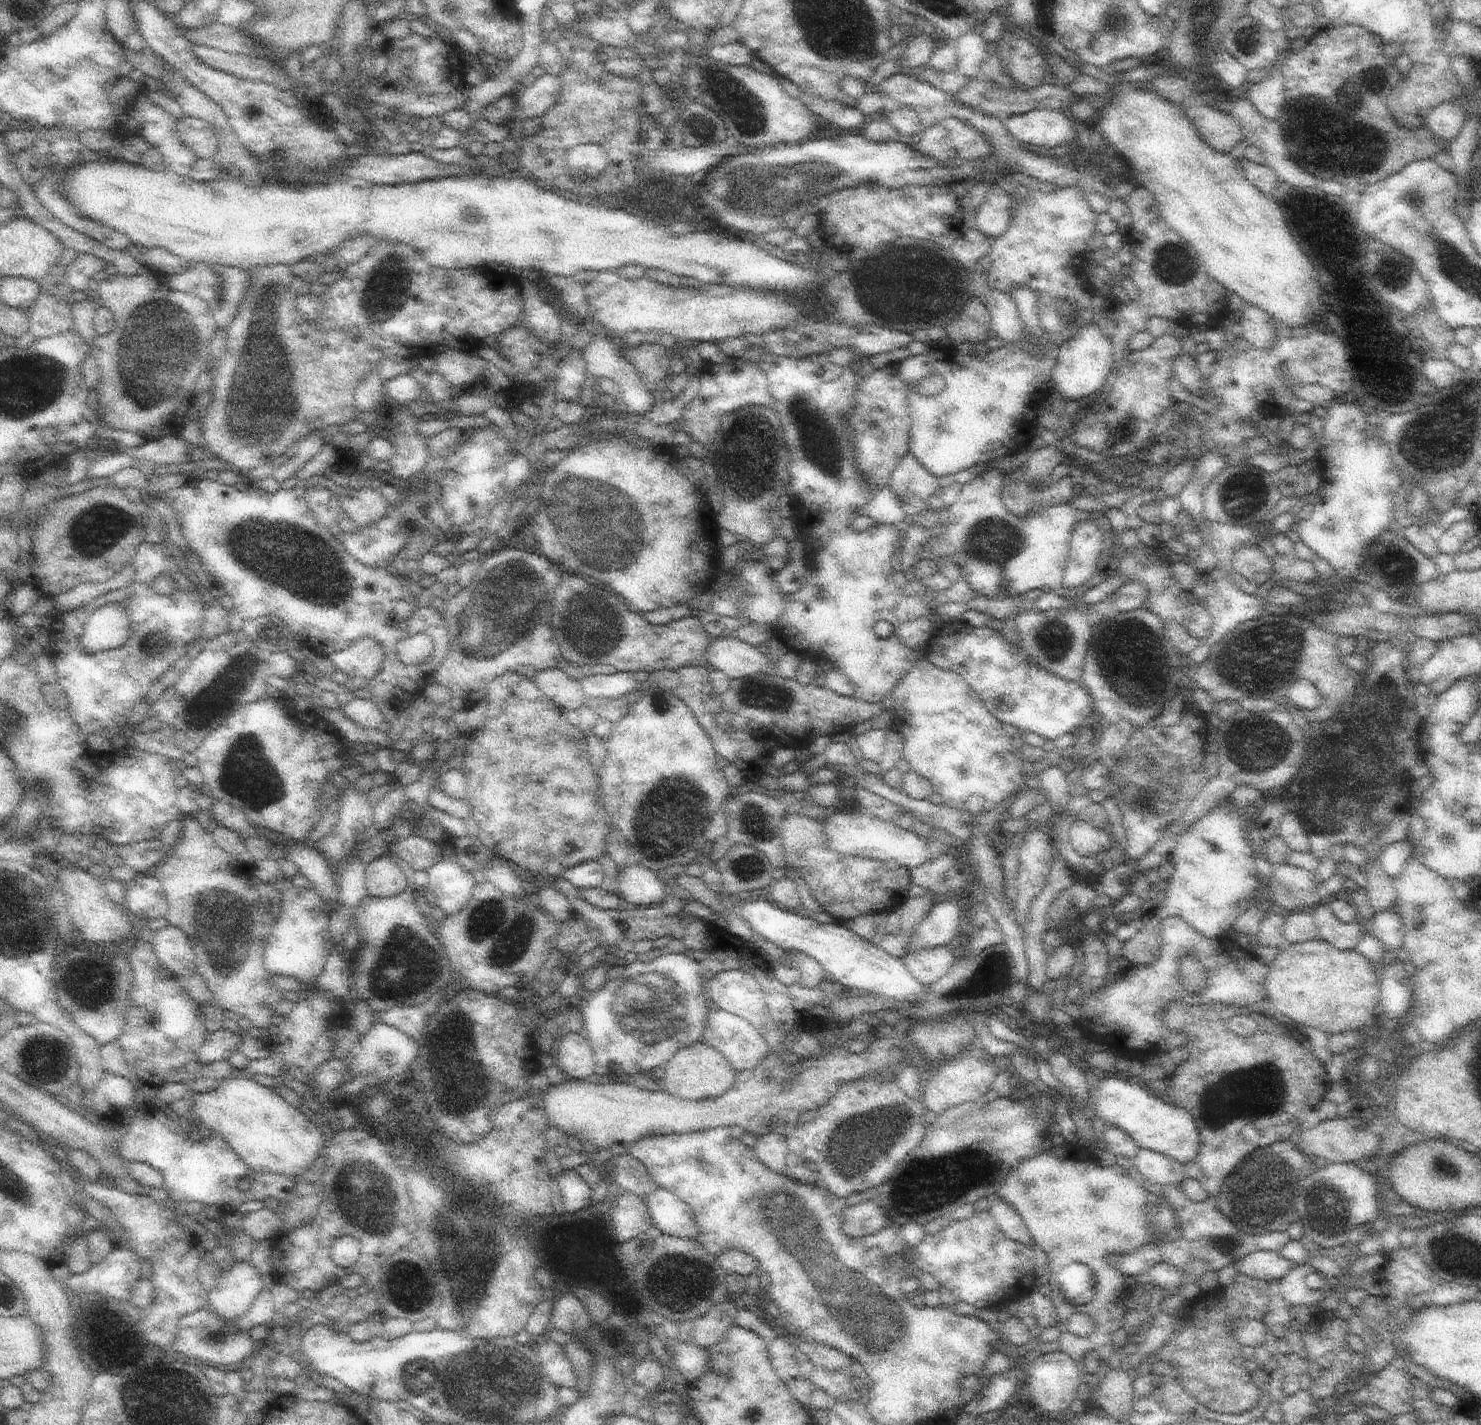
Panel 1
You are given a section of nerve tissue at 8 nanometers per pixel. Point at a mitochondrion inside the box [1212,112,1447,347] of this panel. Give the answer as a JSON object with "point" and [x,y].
{"point":[1392,269]}

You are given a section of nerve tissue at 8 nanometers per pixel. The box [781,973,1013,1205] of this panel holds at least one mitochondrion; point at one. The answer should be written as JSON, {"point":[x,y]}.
{"point":[873,1138]}

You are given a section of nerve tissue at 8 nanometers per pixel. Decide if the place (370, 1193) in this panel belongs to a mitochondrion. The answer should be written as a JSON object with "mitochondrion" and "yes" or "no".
{"mitochondrion":"yes"}

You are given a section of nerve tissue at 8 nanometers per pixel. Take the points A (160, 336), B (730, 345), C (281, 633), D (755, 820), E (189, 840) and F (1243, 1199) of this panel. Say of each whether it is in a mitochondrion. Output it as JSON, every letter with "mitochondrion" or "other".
{"A":"mitochondrion","B":"other","C":"other","D":"mitochondrion","E":"other","F":"mitochondrion"}

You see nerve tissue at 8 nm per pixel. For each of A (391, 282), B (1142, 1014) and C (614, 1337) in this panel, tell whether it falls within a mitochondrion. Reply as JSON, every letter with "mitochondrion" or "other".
{"A":"mitochondrion","B":"mitochondrion","C":"other"}

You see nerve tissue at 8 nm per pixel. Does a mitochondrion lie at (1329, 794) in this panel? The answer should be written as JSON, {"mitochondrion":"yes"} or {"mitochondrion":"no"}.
{"mitochondrion":"yes"}

